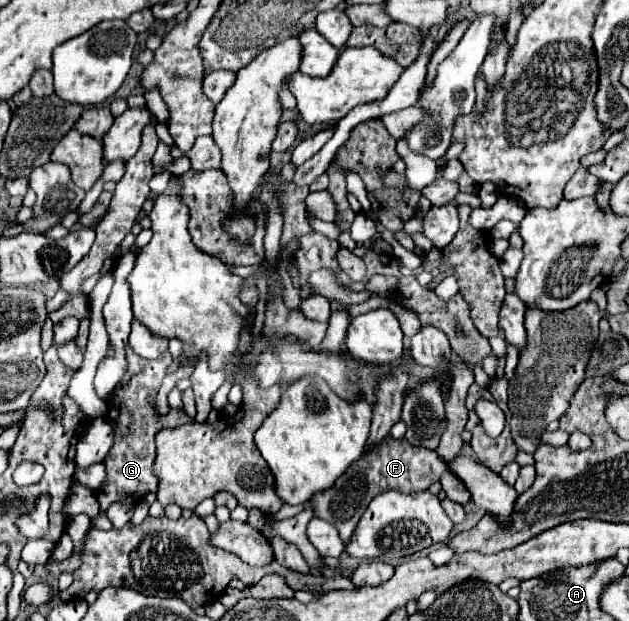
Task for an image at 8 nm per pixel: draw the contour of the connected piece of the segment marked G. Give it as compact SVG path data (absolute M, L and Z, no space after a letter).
M126 349L128 355L128 387L116 387L110 397L110 423L114 425L114 445L110 449L110 455L104 459L106 465L106 481L96 491L100 509L106 511L112 503L124 503L124 505L136 505L144 499L146 493L156 493L158 477L154 475L154 459L156 459L156 445L154 435L160 429L166 427L180 427L186 423L194 423L192 417L188 417L182 409L172 409L166 415L160 415L154 407L156 393L162 385L162 379L166 375L166 369L172 365L172 357L164 355L156 361L142 359L132 353L132 349Z

